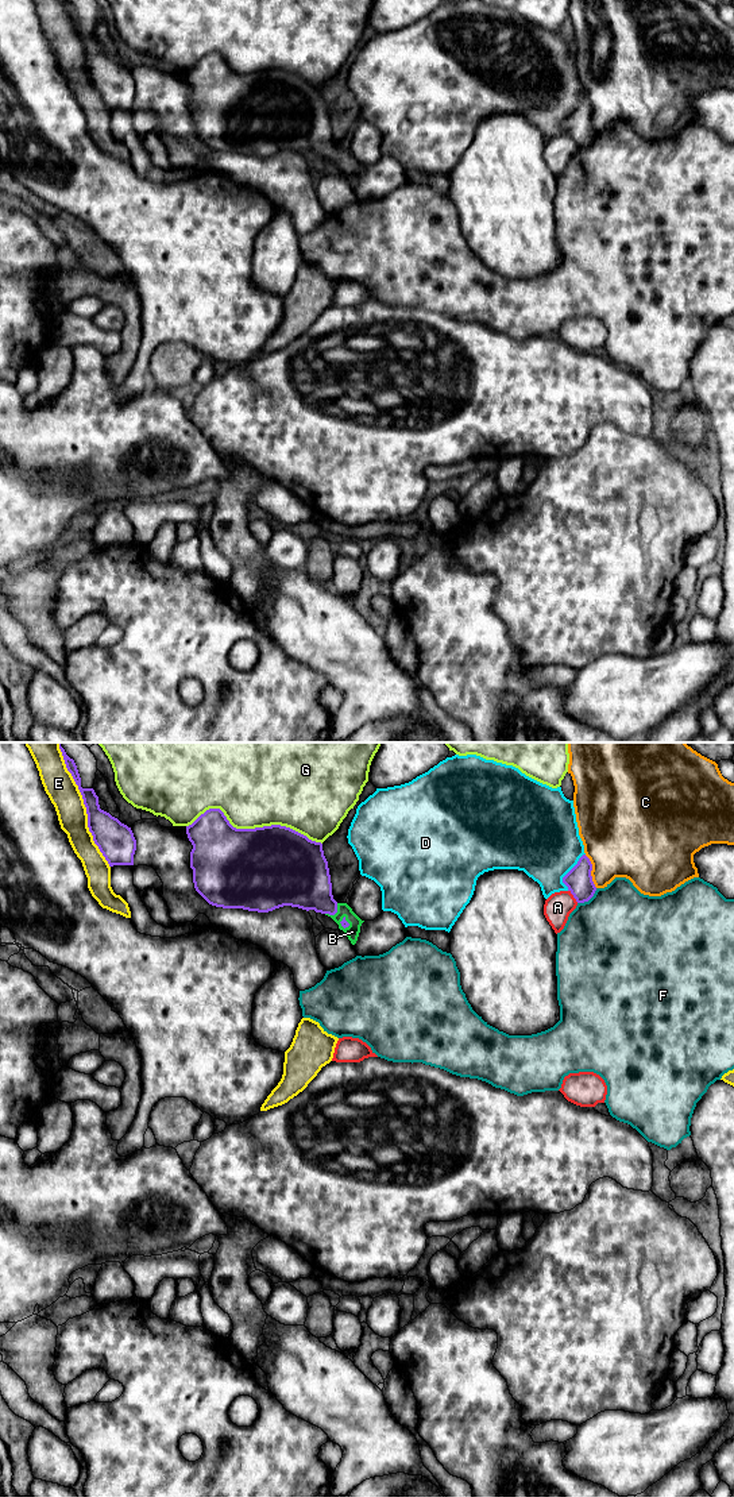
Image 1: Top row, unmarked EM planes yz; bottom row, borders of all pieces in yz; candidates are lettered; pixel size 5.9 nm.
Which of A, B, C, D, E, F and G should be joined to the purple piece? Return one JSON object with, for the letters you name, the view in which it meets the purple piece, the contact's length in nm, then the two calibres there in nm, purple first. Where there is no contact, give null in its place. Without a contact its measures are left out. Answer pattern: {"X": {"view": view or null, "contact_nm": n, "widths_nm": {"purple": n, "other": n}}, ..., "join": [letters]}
{"B": {"view": "yz", "contact_nm": 100, "widths_nm": {"purple": 300, "other": 80}}, "join": ["B"]}

